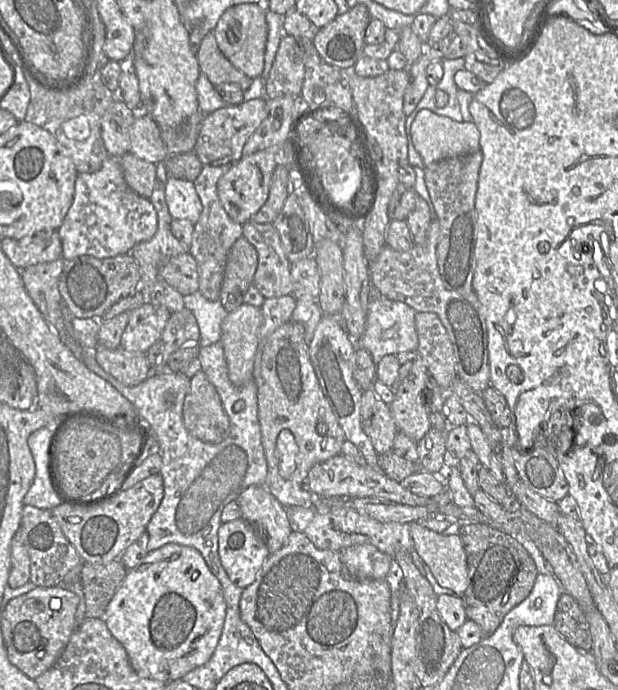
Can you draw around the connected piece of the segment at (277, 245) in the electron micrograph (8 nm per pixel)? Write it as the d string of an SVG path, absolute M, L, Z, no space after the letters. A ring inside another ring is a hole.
M251 221L243 224L244 236L258 252L258 266L253 286L266 298L278 298L293 293L290 265L277 229L272 223Z

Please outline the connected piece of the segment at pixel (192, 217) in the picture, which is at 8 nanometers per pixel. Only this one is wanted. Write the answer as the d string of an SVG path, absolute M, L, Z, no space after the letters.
M168 177L165 182L165 198L173 219L189 220L193 224L198 221L202 204L194 182Z

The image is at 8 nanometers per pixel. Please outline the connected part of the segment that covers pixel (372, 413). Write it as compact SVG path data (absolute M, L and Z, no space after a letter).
M373 388L363 392L361 421L362 428L370 438L378 455L393 450L398 427L390 405L382 401Z

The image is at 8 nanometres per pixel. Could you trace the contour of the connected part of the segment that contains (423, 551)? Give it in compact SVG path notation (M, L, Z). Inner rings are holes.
M411 522L410 534L414 542L416 552L424 563L430 568L432 574L441 587L454 591L457 595L463 595L468 586L467 555L459 535L445 536L424 527L422 522Z

